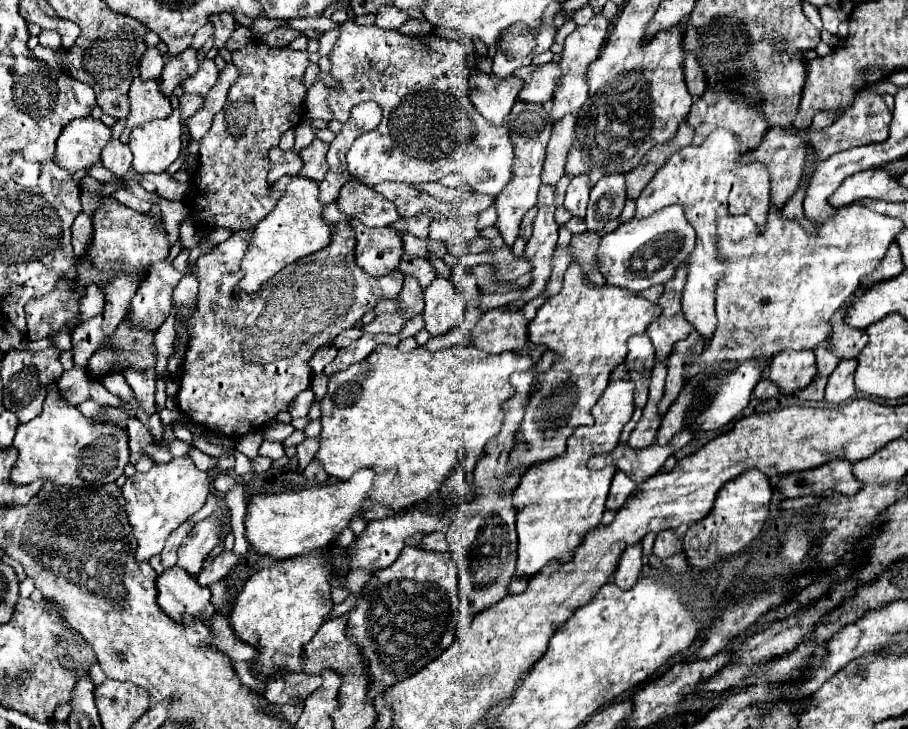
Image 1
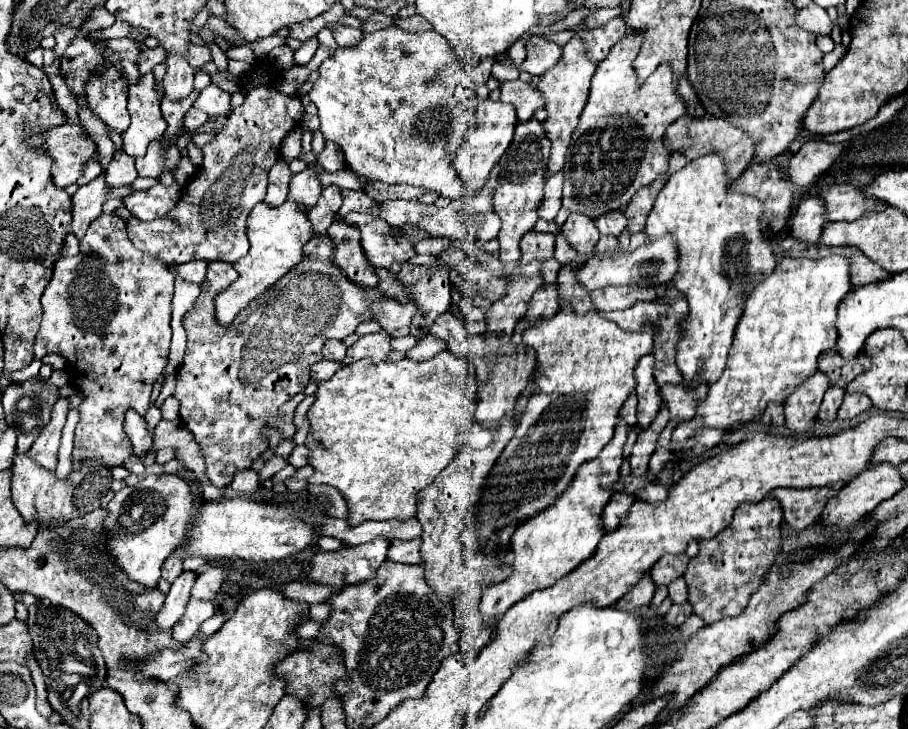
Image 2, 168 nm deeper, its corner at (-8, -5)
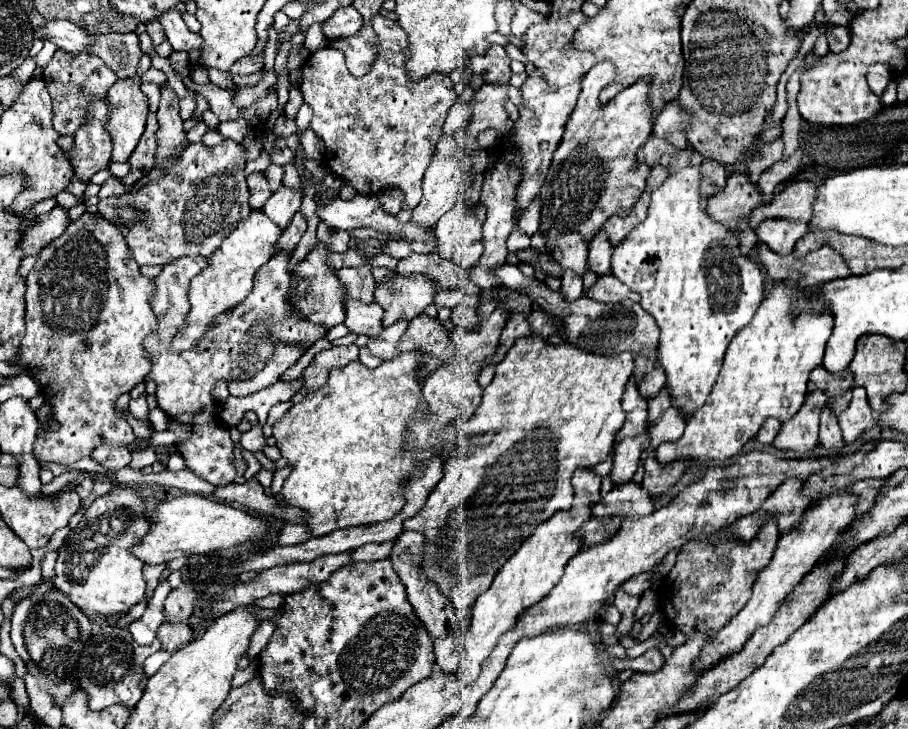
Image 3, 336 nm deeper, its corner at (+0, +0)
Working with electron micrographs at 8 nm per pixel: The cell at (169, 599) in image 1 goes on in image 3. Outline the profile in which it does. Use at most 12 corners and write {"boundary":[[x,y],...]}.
{"boundary":[[186,620],[164,622],[158,628],[162,650],[176,650],[192,640]]}

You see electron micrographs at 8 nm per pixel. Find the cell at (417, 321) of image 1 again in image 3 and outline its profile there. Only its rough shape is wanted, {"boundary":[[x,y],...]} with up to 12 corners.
{"boundary":[[394,276],[376,284],[384,326],[409,322],[434,302],[430,276]]}

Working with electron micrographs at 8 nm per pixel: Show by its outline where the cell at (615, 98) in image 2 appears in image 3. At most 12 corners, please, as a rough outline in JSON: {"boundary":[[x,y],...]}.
{"boundary":[[582,78],[540,190],[540,230],[590,242],[644,192],[650,78],[600,104]]}

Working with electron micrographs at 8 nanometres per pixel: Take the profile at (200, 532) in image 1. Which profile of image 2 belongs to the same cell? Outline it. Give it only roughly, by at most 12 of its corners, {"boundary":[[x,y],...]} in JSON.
{"boundary":[[182,573],[166,593],[156,615],[160,631],[184,615],[194,573]]}

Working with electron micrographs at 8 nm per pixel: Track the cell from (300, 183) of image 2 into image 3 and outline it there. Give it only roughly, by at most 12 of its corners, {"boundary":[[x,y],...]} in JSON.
{"boundary":[[280,186],[262,212],[286,228],[300,210],[302,192]]}

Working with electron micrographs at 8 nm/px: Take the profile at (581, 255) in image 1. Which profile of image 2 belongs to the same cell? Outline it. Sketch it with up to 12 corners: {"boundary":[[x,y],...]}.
{"boundary":[[576,269],[558,275],[560,307],[576,315],[594,309],[588,291],[576,285]]}

